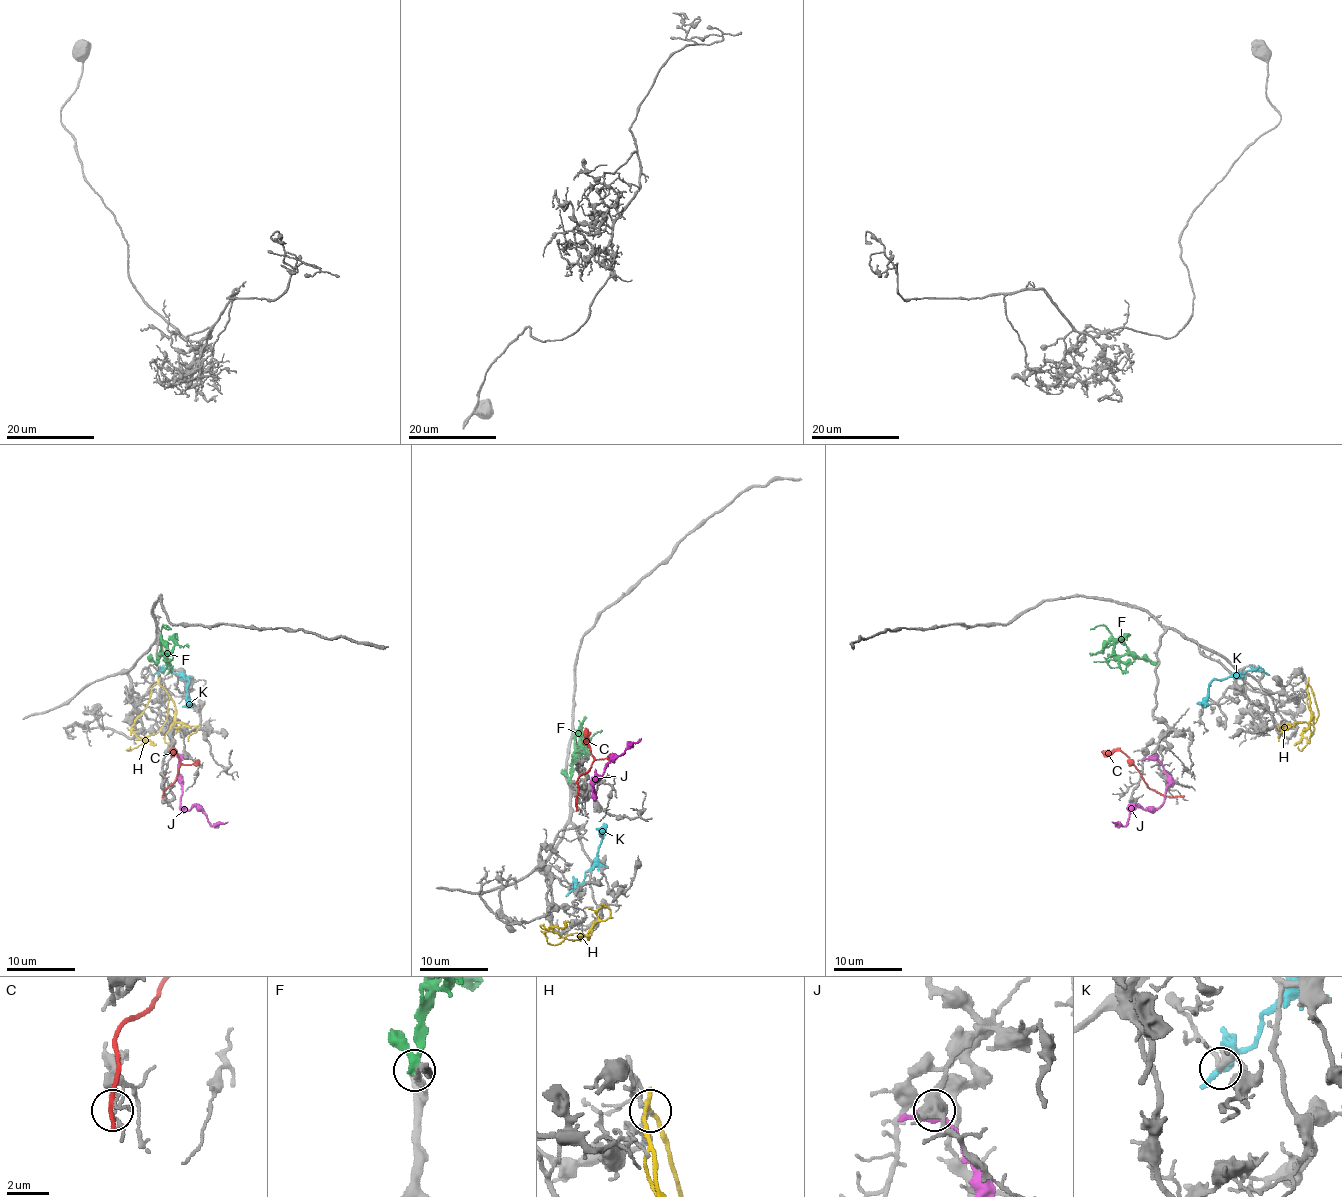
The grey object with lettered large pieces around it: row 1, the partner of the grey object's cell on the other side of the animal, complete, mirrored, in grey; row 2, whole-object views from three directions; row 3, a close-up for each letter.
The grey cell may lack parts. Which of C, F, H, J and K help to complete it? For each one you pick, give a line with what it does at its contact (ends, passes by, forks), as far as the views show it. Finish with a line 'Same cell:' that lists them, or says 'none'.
Same cell: none

